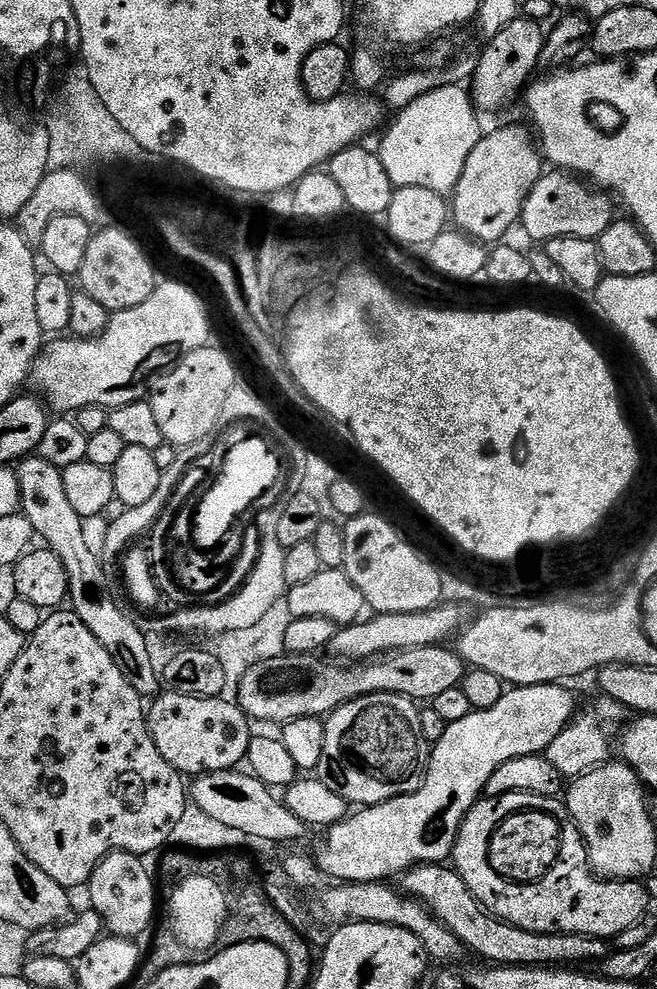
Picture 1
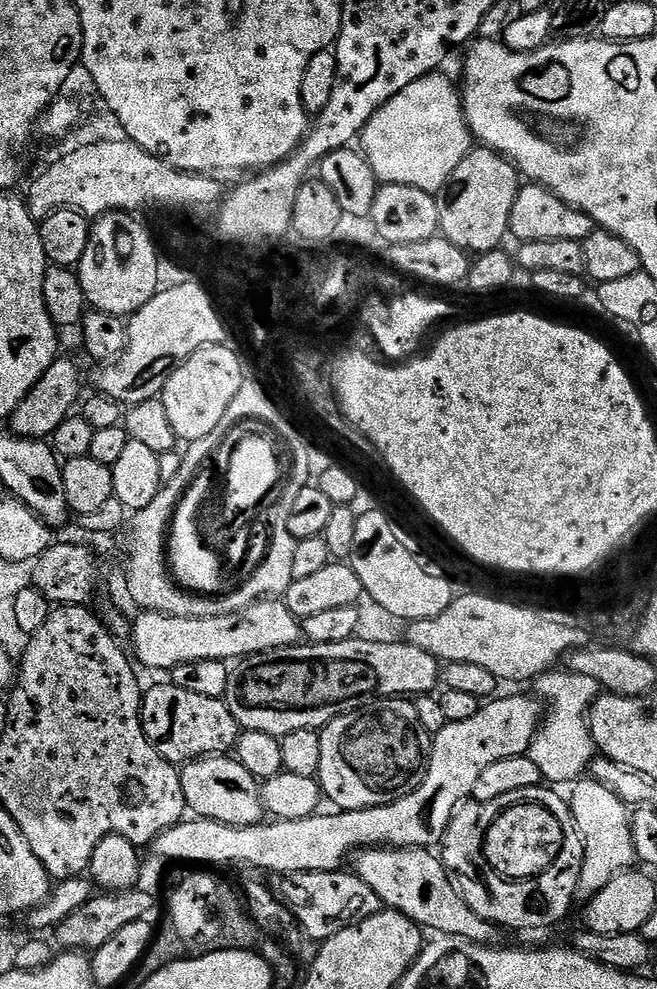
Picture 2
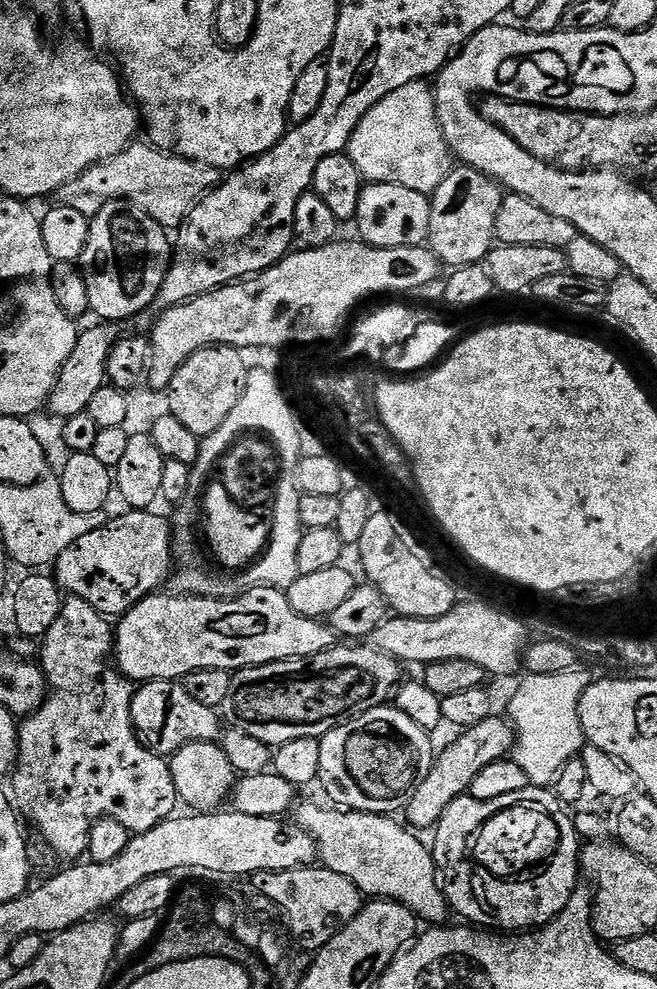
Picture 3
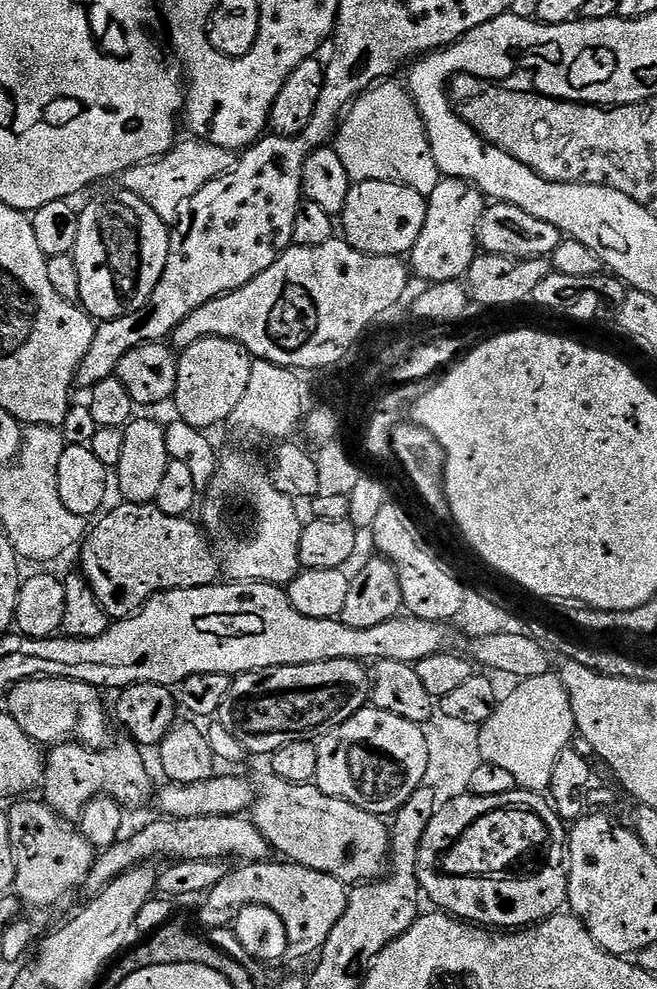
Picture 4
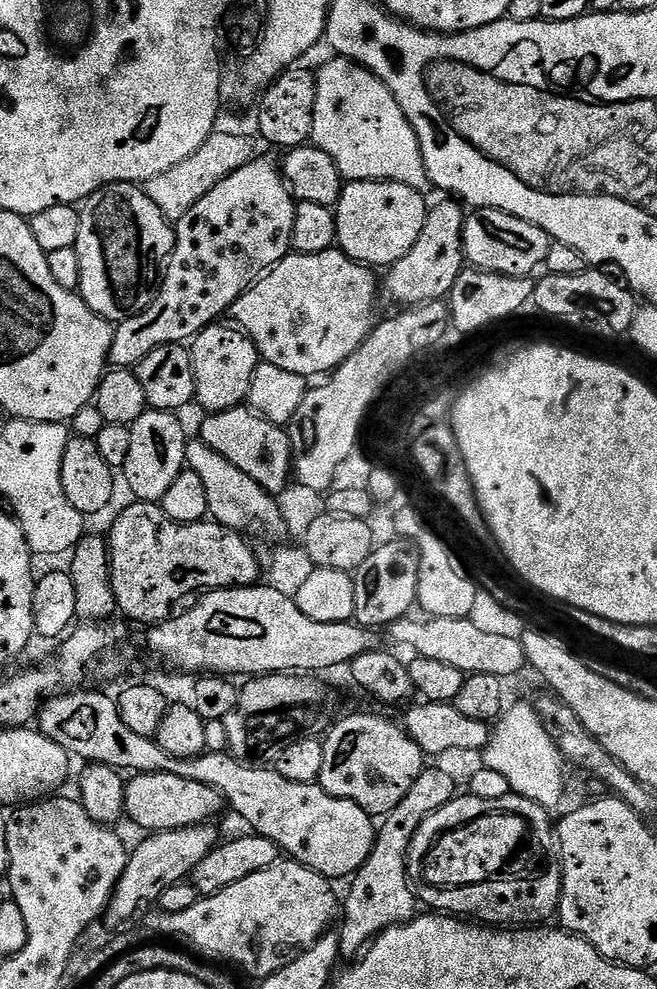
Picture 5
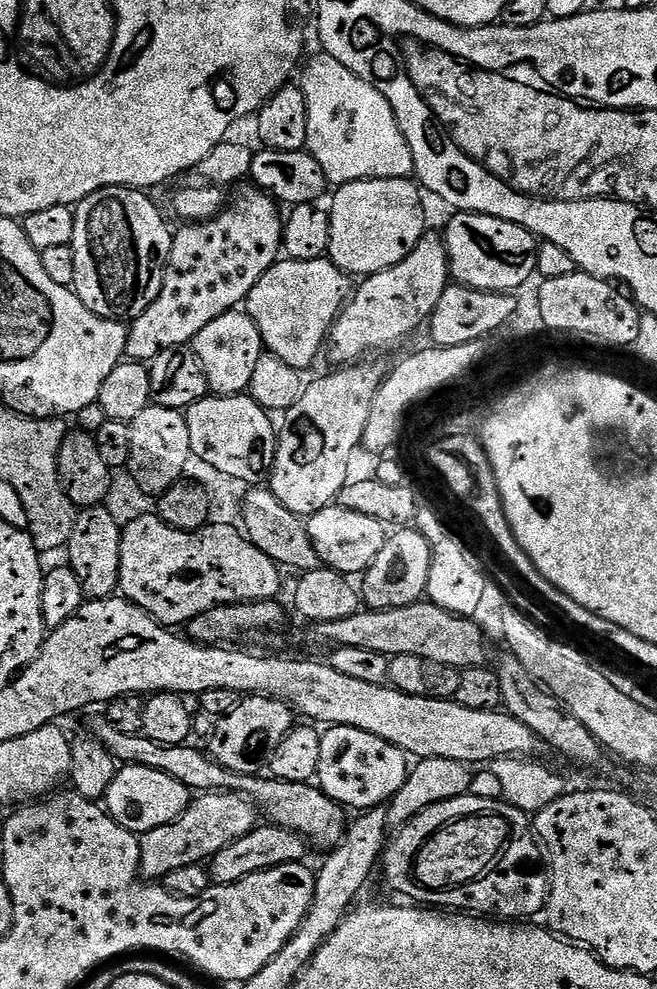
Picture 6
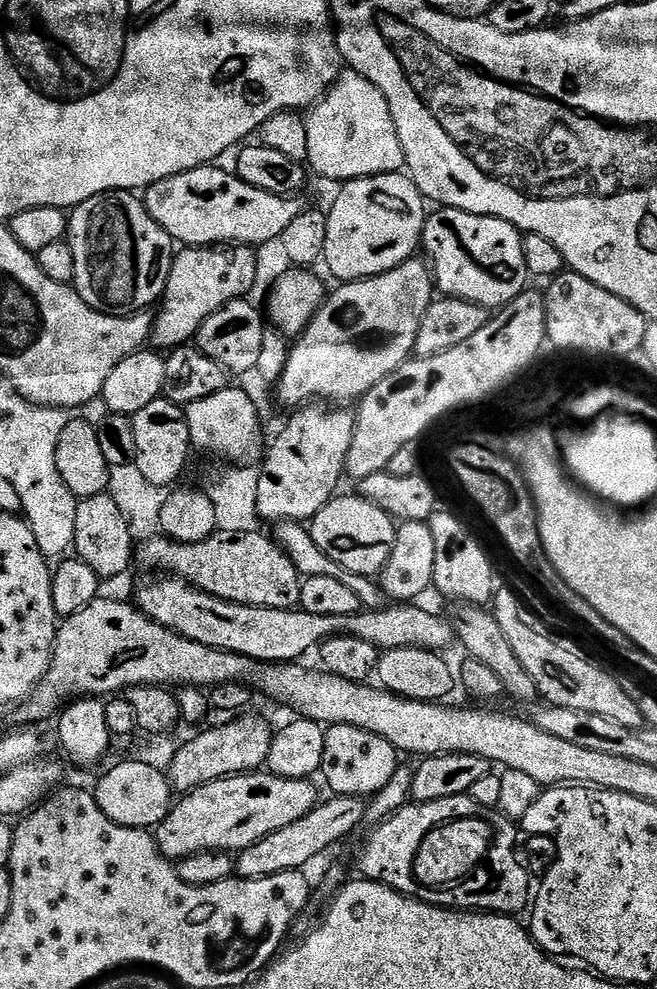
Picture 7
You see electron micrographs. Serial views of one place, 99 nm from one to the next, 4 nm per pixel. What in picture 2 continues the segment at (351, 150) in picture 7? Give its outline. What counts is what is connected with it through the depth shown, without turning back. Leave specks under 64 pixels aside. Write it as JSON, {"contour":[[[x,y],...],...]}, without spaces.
{"contour":[[[441,74],[424,76],[418,82],[410,82],[406,90],[394,94],[373,114],[370,122],[360,133],[358,140],[362,145],[364,157],[370,162],[377,181],[381,185],[401,184],[414,186],[423,192],[440,194],[448,187],[454,170],[466,159],[474,147],[474,137],[464,120],[464,106],[461,93]]]}

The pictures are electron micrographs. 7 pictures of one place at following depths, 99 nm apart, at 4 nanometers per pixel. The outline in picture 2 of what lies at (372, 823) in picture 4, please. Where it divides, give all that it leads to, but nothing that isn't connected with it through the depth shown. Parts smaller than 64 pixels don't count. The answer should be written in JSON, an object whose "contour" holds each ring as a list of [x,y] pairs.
{"contour":[[[365,848],[355,857],[356,875],[378,894],[385,909],[410,917],[421,929],[440,936],[457,936],[475,944],[496,946],[501,943],[501,929],[472,909],[460,895],[454,877],[443,859],[426,848]]]}

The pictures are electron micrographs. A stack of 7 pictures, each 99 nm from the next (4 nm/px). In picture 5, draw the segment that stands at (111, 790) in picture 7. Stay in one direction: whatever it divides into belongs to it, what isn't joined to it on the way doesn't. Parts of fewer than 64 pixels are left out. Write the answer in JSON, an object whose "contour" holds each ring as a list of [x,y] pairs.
{"contour":[[[142,772],[131,777],[124,789],[124,811],[145,833],[169,832],[175,828],[189,828],[211,821],[220,811],[225,811],[226,801],[218,790],[178,778],[169,772]]]}

